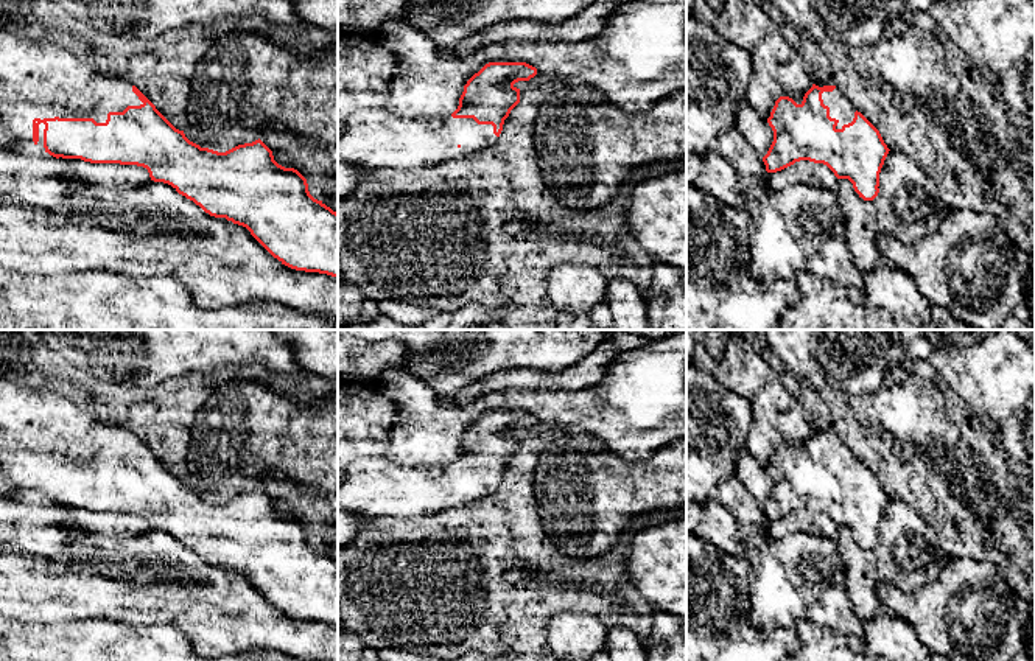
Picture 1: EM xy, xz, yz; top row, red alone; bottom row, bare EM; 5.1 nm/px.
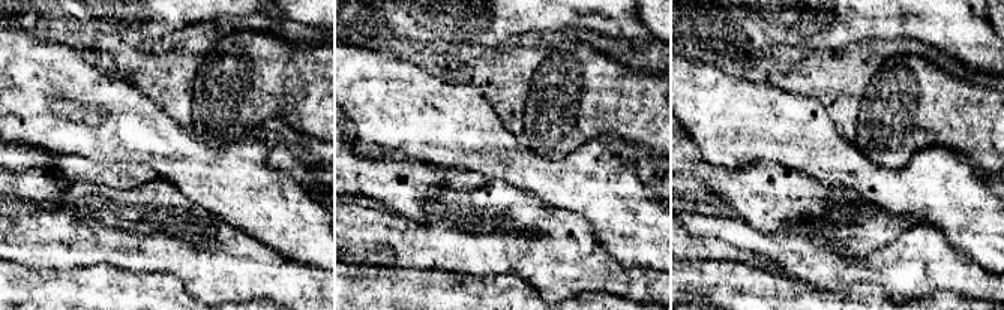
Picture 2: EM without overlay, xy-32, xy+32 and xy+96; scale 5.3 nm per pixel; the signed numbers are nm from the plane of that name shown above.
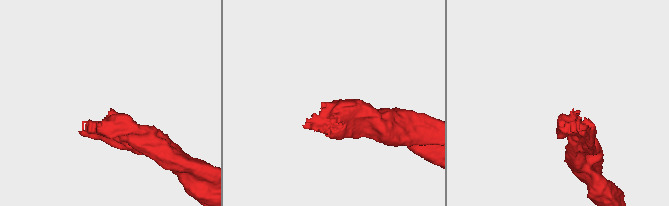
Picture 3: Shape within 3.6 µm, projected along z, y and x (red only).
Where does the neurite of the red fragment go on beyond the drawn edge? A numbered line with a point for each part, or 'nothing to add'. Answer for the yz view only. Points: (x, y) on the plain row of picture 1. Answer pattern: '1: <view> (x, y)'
1: yz (841, 456)

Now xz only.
1: xz (374, 486)

